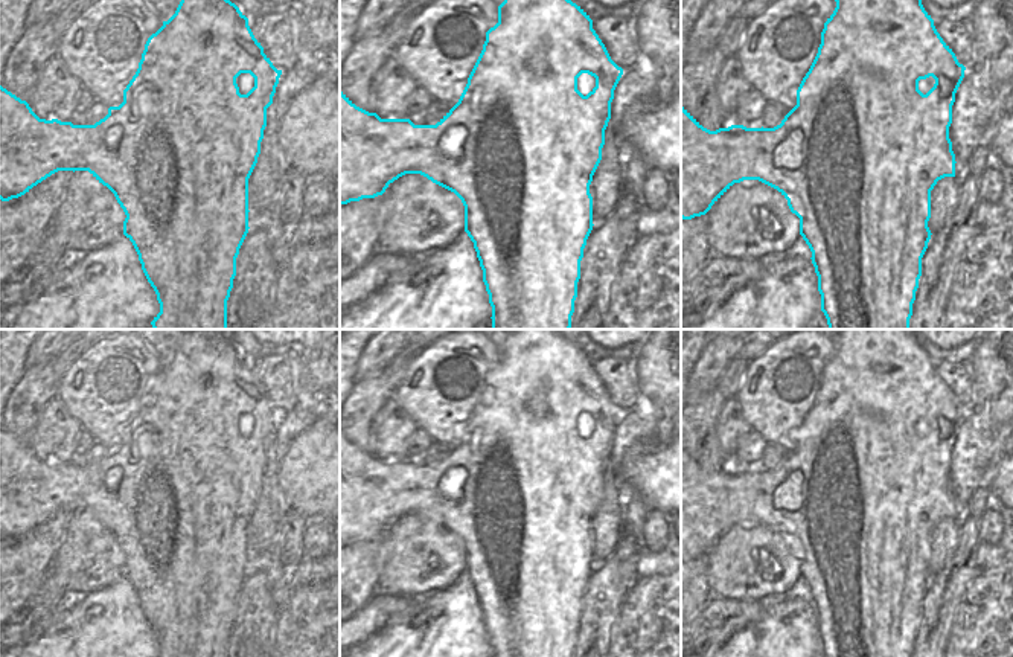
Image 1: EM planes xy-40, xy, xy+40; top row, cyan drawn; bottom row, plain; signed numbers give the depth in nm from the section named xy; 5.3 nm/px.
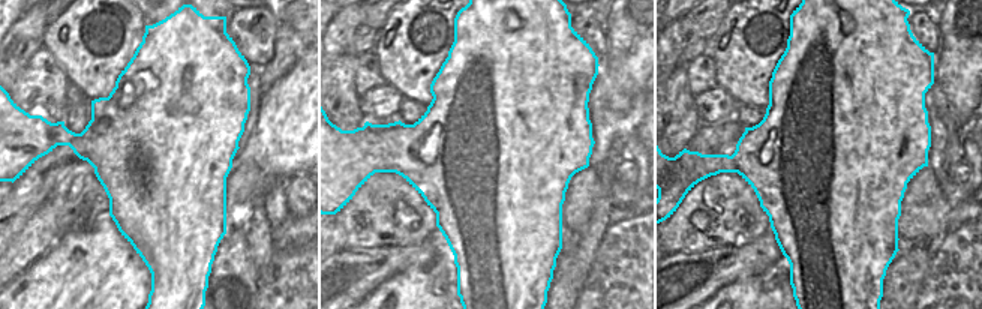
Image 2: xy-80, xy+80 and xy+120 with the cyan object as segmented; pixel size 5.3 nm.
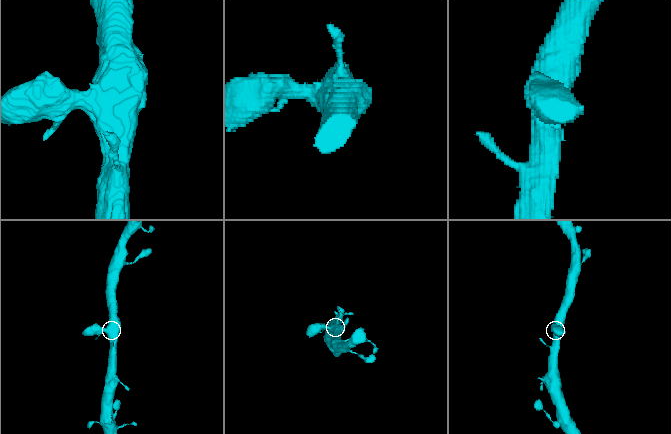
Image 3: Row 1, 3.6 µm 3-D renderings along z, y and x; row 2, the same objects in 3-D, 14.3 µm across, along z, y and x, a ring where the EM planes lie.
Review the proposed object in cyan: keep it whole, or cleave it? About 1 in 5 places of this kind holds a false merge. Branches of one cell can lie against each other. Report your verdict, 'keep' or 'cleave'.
keep

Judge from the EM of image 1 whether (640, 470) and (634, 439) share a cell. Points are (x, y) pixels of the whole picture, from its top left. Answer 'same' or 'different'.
different

